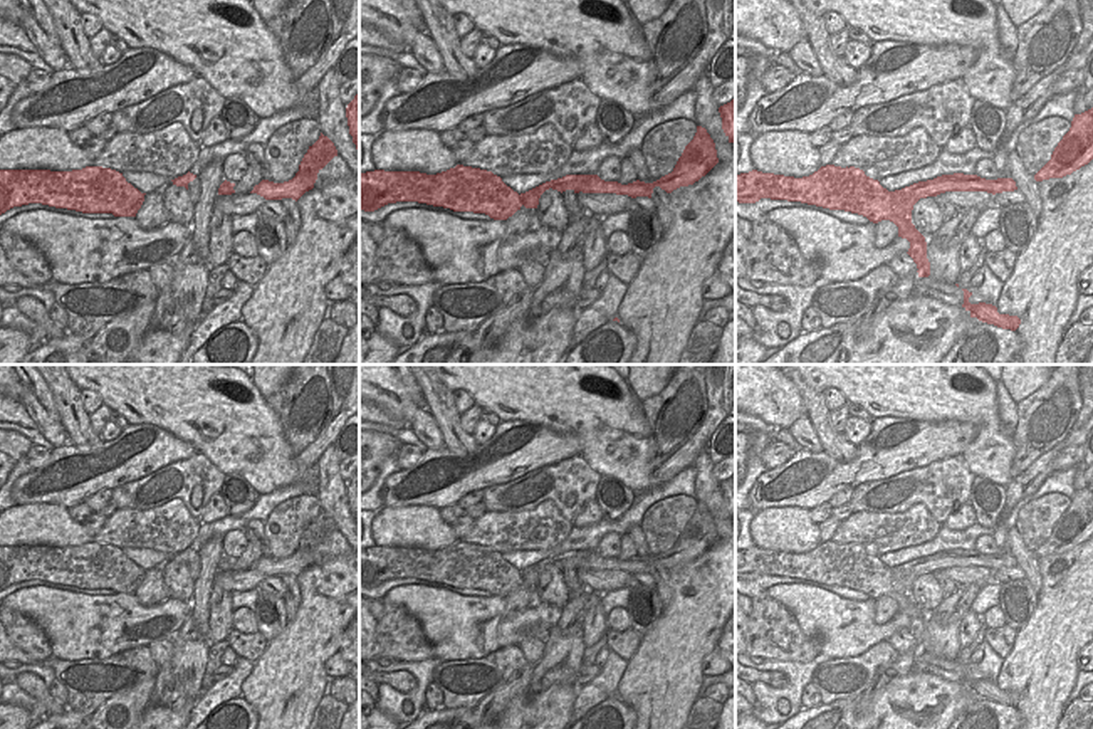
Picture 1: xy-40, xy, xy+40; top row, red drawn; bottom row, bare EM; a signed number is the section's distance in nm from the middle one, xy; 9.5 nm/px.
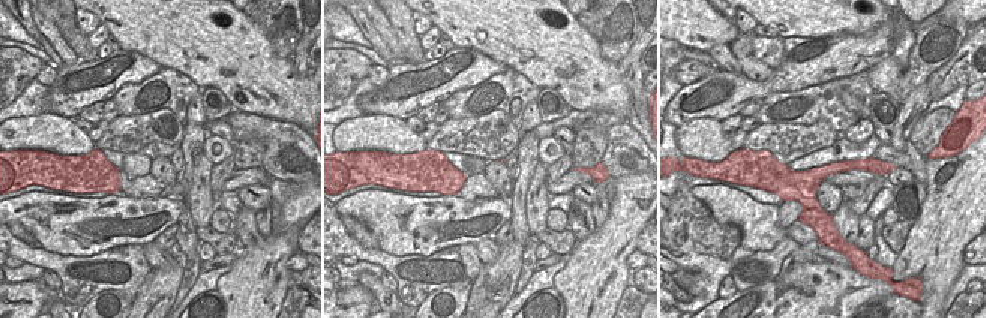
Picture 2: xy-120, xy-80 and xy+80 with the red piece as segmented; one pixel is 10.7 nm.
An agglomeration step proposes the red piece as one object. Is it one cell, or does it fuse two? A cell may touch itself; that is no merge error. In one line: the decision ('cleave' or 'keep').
cleave

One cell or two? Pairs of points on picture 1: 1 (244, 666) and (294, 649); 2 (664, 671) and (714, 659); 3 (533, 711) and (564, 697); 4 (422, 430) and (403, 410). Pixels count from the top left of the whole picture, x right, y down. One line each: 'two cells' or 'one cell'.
1: two cells
2: two cells
3: one cell
4: two cells

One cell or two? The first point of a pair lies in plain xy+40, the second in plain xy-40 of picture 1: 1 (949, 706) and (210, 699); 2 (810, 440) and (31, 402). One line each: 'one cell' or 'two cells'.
1: two cells
2: one cell

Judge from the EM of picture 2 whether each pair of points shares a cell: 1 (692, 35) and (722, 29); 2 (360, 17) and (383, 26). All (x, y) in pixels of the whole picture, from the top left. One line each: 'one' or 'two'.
1: one
2: two

